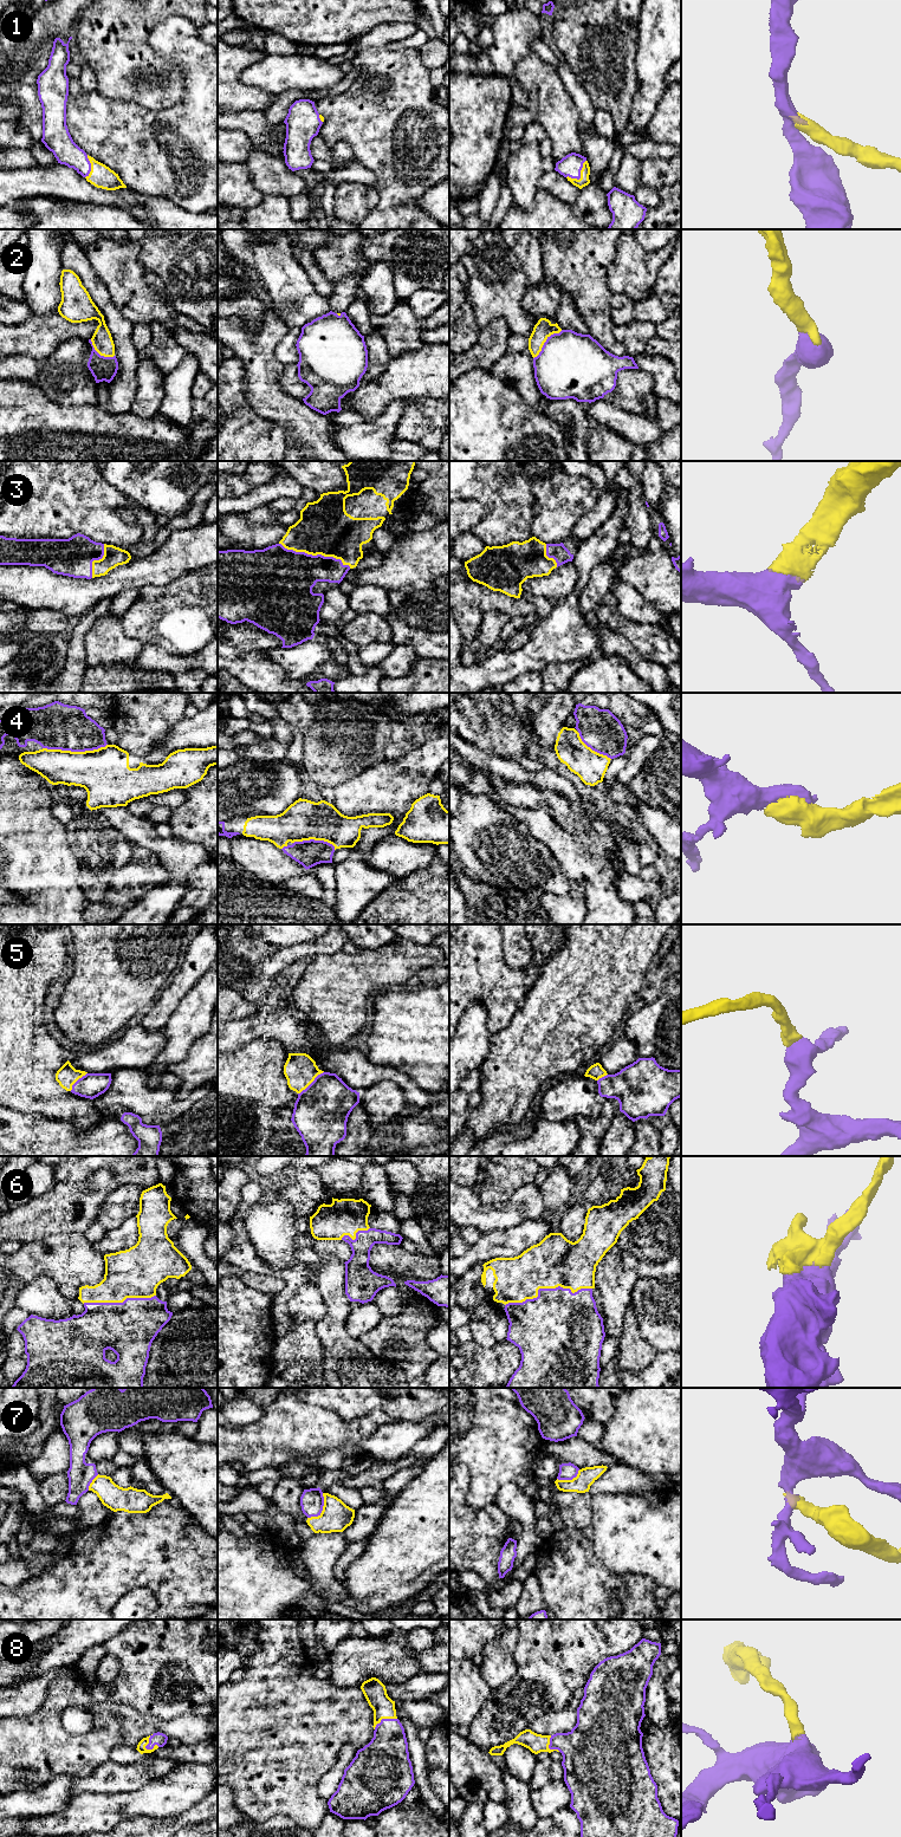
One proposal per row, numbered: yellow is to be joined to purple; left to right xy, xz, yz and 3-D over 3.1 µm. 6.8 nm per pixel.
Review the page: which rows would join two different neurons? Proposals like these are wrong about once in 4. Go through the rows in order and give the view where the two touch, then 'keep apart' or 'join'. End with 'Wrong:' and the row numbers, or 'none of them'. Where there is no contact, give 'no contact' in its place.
1: contact in yz; join
2: contact in yz; join
3: contact in xz; join
4: contact in xy; join
5: contact in xz; join
6: contact in yz; join
7: contact in xz; keep apart
8: contact in xy; join
Wrong: 7

